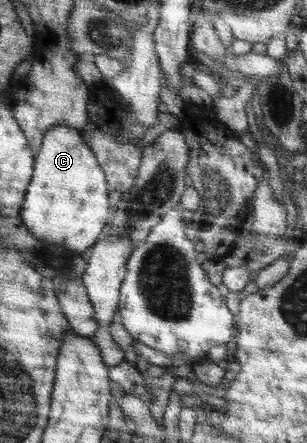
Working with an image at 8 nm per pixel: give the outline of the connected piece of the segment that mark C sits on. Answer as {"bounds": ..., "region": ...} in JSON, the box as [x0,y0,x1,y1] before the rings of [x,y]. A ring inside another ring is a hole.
{"bounds":[22,124,110,254],"region":[[[58,124],[52,126],[43,135],[41,148],[37,151],[36,157],[34,158],[33,172],[28,186],[30,191],[28,191],[28,193],[26,193],[26,197],[24,197],[22,221],[24,221],[24,225],[28,227],[28,231],[32,233],[34,237],[42,239],[45,244],[64,245],[64,247],[68,248],[72,251],[72,253],[87,254],[91,247],[102,237],[104,229],[109,223],[110,213],[108,213],[108,211],[110,211],[110,209],[108,209],[108,189],[106,189],[104,170],[100,167],[94,152],[88,147],[88,144],[85,143],[81,132],[81,130],[77,130],[76,128]]]}

